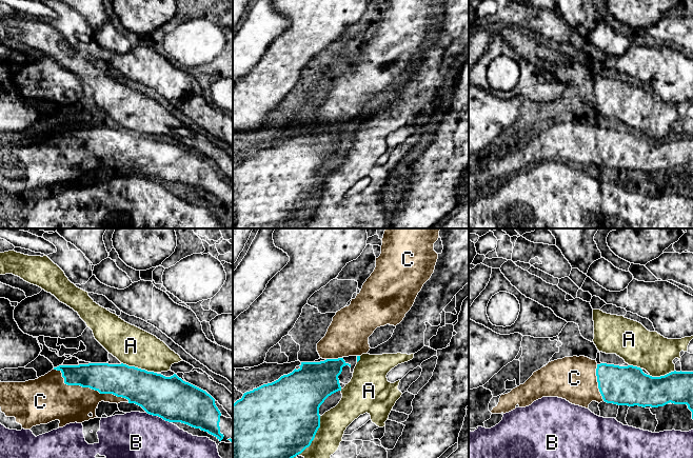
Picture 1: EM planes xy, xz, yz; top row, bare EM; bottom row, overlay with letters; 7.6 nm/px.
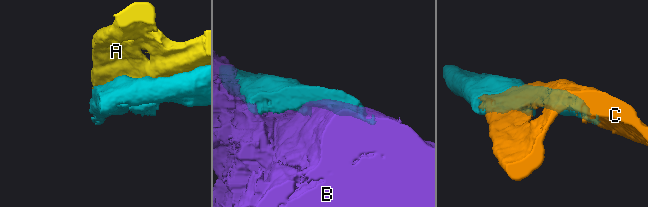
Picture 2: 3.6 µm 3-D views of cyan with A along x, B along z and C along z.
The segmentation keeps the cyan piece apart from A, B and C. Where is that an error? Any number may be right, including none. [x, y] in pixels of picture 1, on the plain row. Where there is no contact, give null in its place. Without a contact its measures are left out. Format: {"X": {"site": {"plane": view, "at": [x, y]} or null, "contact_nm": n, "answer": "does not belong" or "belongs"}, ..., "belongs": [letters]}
{"A": {"site": {"plane": "xz", "at": [314, 200]}, "contact_nm": 340, "answer": "does not belong"}, "B": {"site": {"plane": "xy", "at": [158, 180]}, "contact_nm": 200, "answer": "does not belong"}, "C": {"site": {"plane": "xy", "at": [88, 151]}, "contact_nm": 650, "answer": "belongs"}, "belongs": ["C"]}

